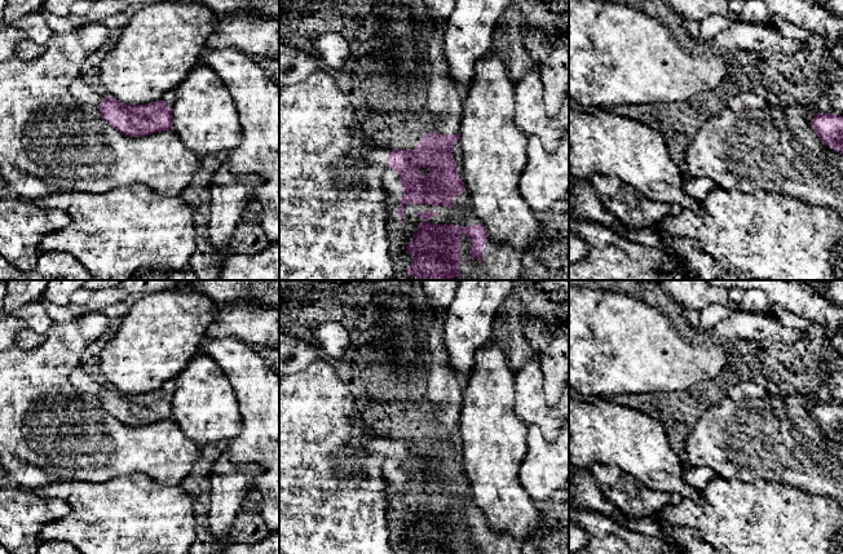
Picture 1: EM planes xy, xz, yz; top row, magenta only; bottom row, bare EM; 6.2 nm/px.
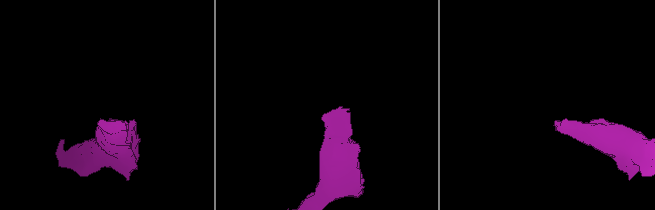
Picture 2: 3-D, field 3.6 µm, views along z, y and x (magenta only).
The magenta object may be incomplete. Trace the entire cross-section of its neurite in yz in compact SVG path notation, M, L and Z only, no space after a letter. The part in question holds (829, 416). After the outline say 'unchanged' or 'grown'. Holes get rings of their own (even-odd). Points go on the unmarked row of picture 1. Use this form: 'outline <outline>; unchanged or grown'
outline M816 403L811 417L829 436L843 444L843 407L835 403Z; unchanged

